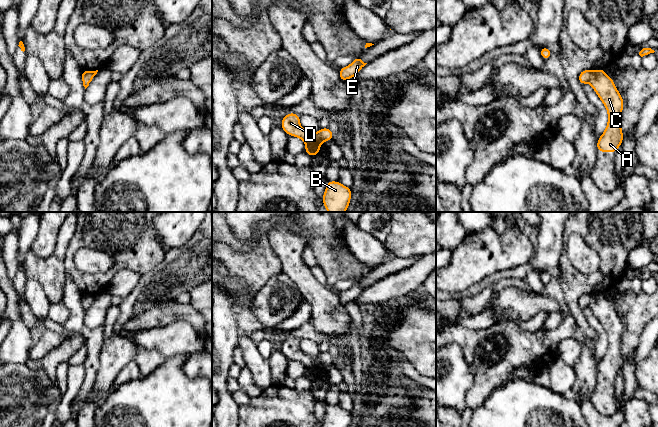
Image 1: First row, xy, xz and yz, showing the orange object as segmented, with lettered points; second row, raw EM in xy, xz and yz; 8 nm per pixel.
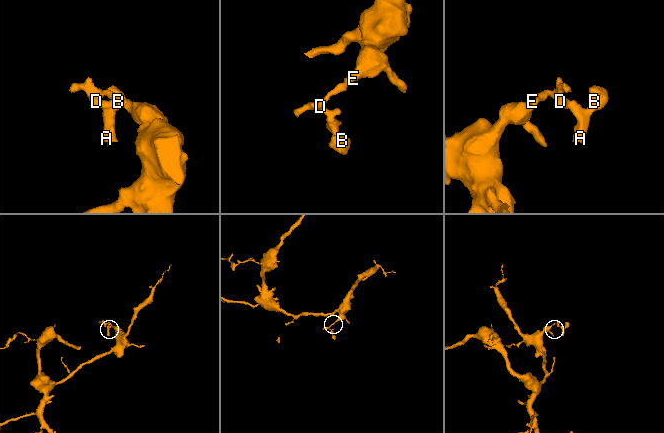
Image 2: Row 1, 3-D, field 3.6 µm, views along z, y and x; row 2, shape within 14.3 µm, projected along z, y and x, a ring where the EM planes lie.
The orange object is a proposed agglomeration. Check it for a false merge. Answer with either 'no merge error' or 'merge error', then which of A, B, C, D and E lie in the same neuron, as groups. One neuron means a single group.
merge error; groups A B C / D E

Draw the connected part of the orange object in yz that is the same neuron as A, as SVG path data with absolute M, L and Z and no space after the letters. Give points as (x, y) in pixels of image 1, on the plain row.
M604 293L592 294L589 307L608 337L606 353L597 364L597 376L616 377L624 362L621 352L624 324L615 311L613 302L607 300Z

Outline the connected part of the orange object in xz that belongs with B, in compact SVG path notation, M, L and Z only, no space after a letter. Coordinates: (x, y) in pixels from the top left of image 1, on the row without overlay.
M327 405L322 424L323 427L350 427L351 419L351 412L338 405Z

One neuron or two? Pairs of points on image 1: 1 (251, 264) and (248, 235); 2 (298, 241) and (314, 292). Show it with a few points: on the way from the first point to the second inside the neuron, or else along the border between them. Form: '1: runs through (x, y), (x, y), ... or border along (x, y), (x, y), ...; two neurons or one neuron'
1: border along (259, 234), (248, 247); two neurons
2: runs through (296, 254), (296, 269), (304, 279); one neuron

